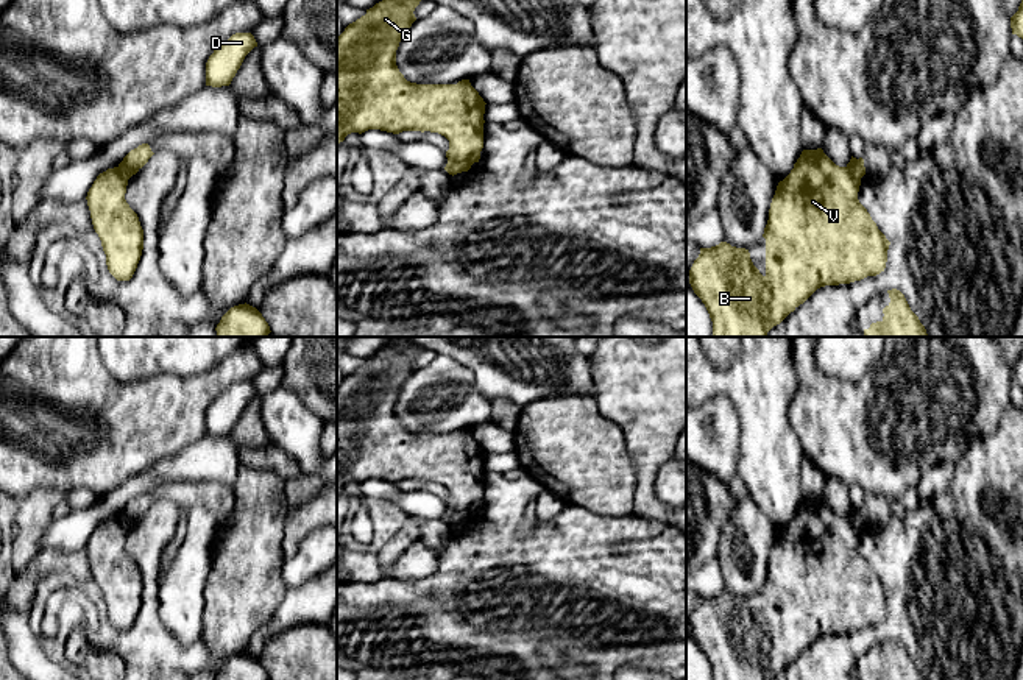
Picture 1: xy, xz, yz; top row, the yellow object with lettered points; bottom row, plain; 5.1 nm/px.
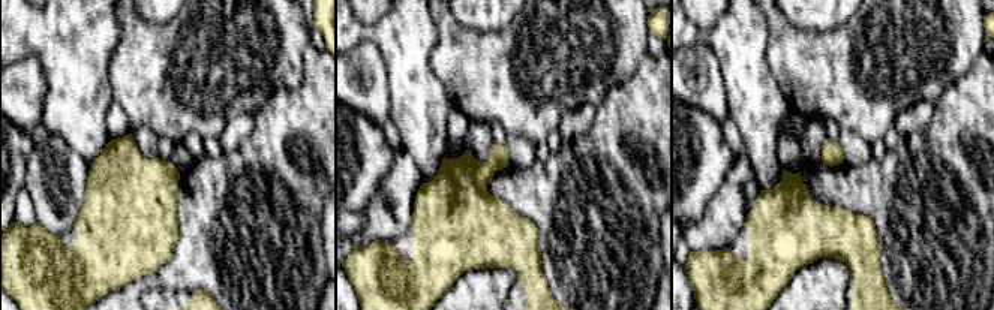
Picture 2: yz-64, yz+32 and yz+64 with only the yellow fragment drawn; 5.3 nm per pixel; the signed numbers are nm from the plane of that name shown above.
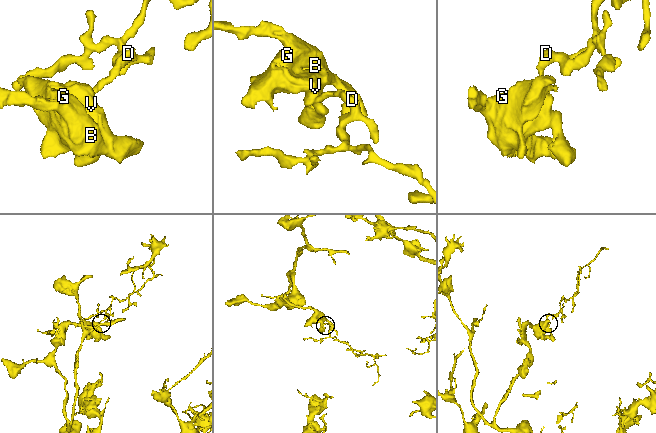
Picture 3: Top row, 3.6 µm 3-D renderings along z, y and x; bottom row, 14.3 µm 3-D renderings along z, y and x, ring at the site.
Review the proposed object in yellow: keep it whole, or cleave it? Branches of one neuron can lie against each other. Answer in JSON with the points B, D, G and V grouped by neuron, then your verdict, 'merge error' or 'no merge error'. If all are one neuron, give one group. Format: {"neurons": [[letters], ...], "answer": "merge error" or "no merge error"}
{"neurons": [["B", "G", "V"], ["D"]], "answer": "merge error"}

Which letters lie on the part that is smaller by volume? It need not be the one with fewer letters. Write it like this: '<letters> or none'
D

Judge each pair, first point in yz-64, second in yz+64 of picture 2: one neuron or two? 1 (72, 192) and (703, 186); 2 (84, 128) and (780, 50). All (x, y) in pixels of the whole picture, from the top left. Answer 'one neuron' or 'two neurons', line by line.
1: two neurons
2: two neurons

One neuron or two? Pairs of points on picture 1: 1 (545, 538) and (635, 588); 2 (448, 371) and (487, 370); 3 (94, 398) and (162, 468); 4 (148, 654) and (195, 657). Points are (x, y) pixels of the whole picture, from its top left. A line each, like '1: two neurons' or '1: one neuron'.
1: one neuron
2: two neurons
3: two neurons
4: one neuron

